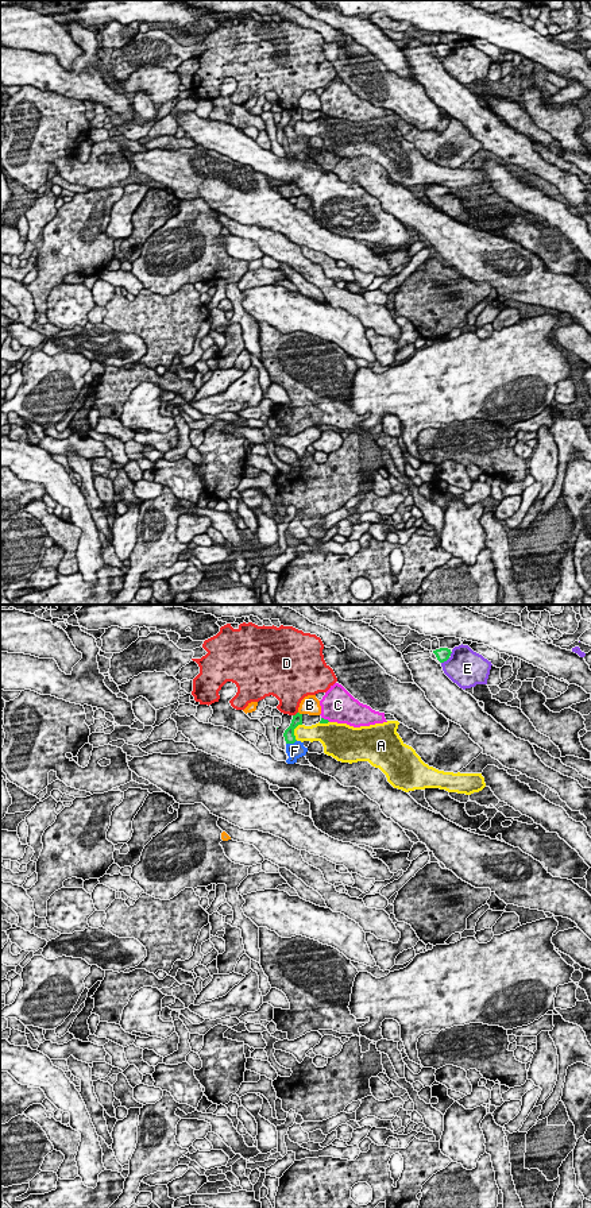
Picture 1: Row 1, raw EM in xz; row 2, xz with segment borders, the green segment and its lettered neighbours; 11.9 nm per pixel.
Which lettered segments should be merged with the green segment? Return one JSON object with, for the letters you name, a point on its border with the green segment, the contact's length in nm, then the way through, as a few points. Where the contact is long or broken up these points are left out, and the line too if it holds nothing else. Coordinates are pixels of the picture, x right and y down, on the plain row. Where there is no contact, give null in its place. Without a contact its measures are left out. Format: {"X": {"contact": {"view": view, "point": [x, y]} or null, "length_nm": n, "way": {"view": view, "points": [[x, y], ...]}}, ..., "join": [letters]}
{"F": {"contact": {"view": "xz", "point": [290, 138]}, "length_nm": 140, "way": {"view": "xz", "points": [[289, 131], [290, 138], [294, 146]]}}, "join": ["F"]}

